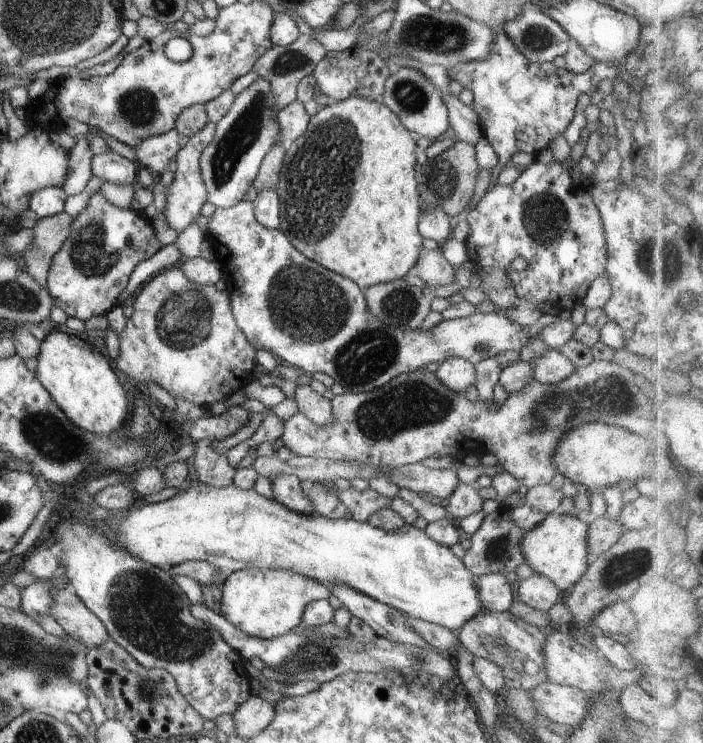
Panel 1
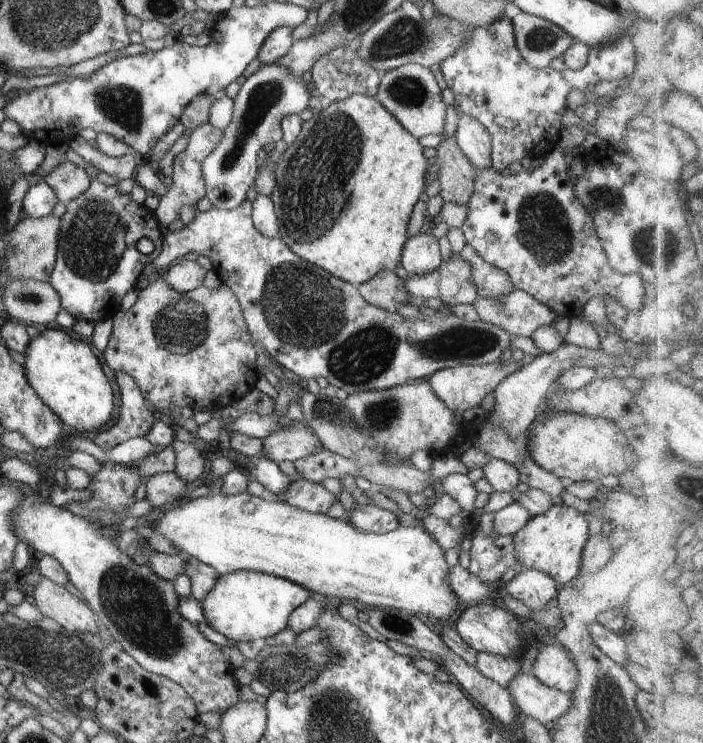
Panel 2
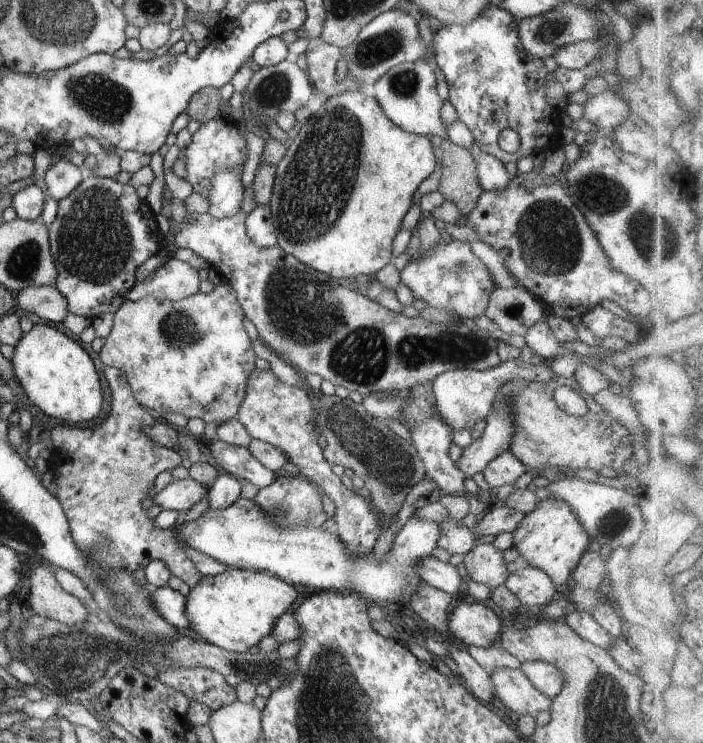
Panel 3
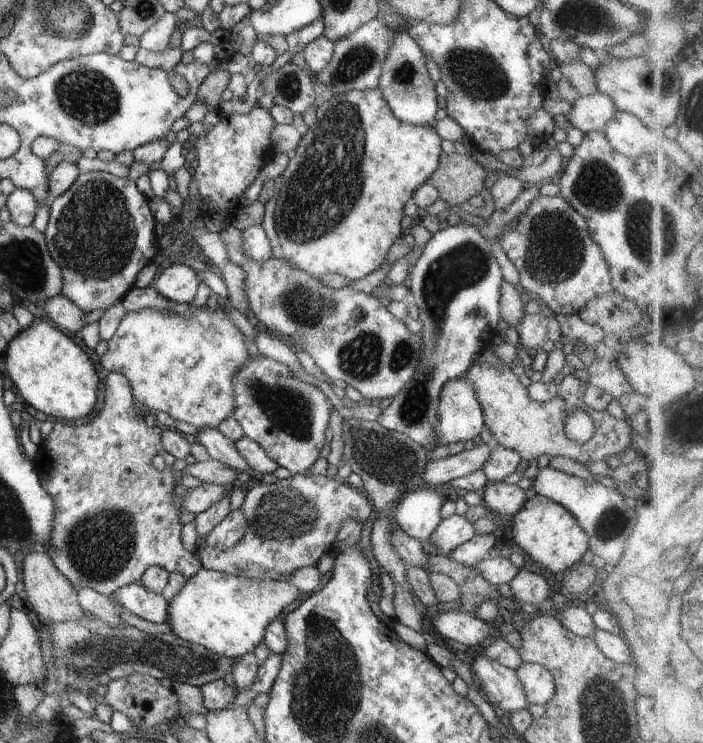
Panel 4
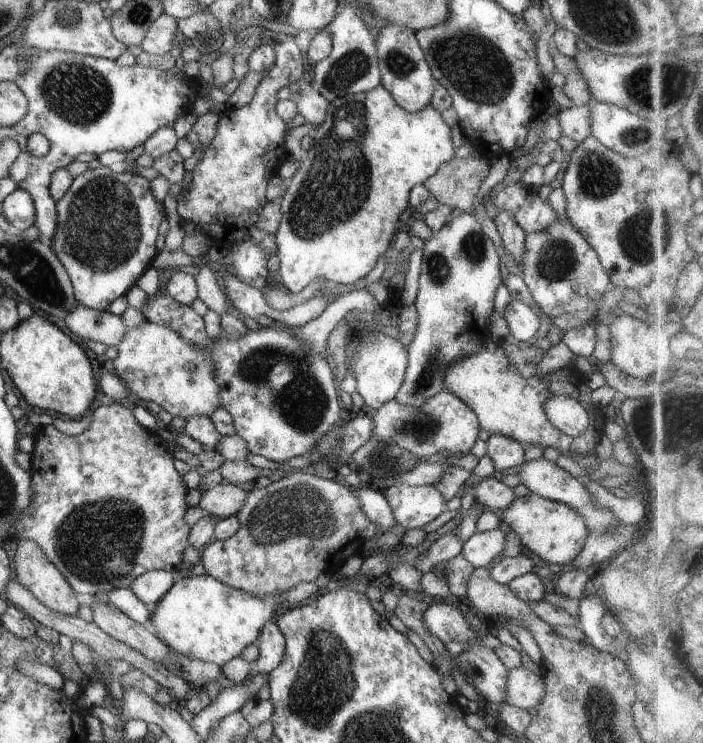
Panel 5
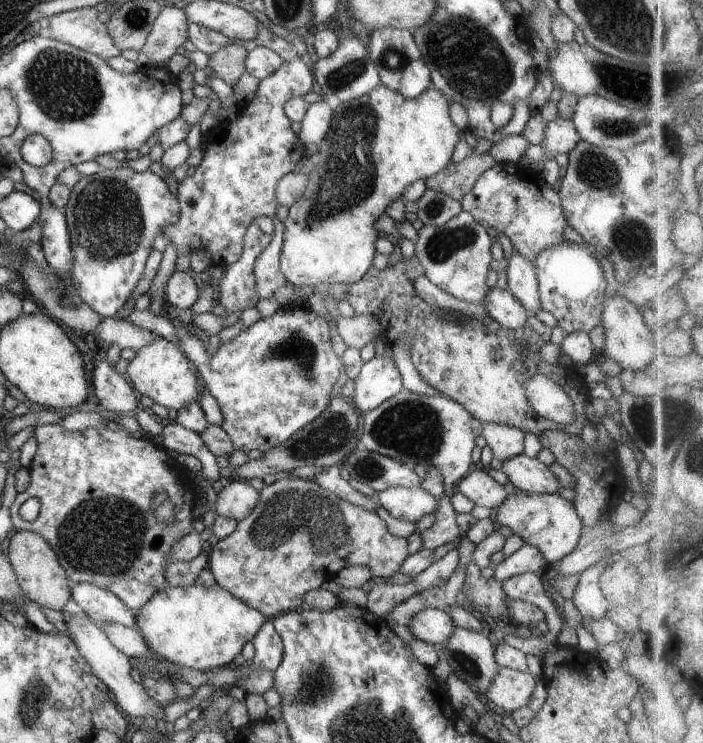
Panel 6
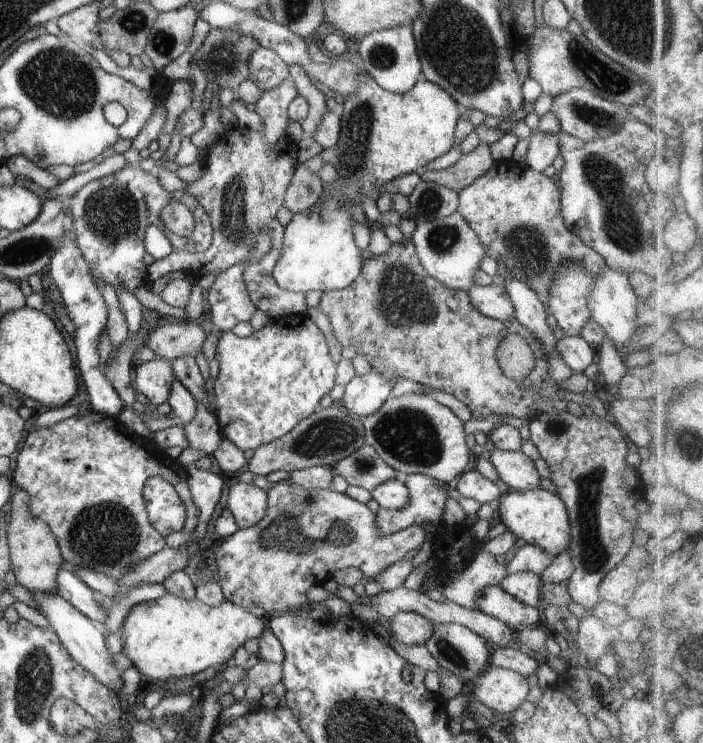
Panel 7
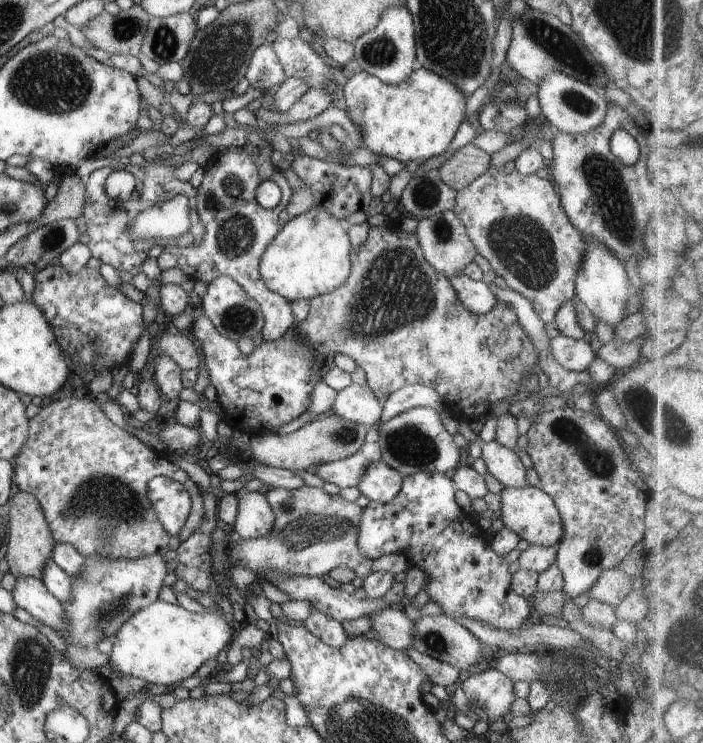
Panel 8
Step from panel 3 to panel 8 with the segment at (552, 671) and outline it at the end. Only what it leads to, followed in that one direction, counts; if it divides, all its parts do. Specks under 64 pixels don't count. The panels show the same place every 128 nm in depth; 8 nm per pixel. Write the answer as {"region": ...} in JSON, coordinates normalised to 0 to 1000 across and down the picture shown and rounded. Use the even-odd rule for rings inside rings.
{"region":[[[697,895],[696,900],[661,913],[653,925],[664,942],[691,958],[696,972],[703,972],[724,966],[728,945],[735,941],[731,921],[731,915]]]}

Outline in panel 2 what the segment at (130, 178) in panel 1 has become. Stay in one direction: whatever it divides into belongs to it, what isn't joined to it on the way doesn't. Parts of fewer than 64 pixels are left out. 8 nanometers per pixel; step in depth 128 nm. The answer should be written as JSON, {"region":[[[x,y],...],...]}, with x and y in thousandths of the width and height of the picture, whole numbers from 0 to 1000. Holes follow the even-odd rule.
{"region":[[[114,182],[105,183],[101,190],[97,191],[100,199],[105,199],[105,205],[110,205],[111,209],[114,207],[119,217],[125,218],[137,229],[161,237],[168,244],[185,241],[195,231],[196,221],[201,215],[201,211],[195,207],[179,207],[171,213],[161,213],[151,210],[141,201],[131,199],[129,194],[122,191]]]}

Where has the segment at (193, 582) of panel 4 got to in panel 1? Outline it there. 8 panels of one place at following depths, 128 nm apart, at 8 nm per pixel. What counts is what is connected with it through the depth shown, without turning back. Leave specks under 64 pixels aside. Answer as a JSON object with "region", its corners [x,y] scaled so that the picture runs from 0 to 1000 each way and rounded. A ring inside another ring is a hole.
{"region":[[[344,766],[331,770],[320,778],[314,794],[310,826],[333,845],[371,860],[388,860],[415,849],[430,838],[430,826],[437,813],[467,806],[471,801],[468,787],[401,766]]]}

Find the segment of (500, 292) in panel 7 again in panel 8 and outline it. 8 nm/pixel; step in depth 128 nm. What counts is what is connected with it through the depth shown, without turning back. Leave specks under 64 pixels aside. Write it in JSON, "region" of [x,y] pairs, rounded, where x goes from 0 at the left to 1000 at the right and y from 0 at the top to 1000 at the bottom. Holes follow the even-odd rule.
{"region":[[[659,367],[646,369],[637,374],[643,381],[643,388],[649,390],[649,398],[654,401],[654,409],[679,424],[697,420],[710,404],[700,393],[703,385],[694,385],[686,377],[677,377]]]}

